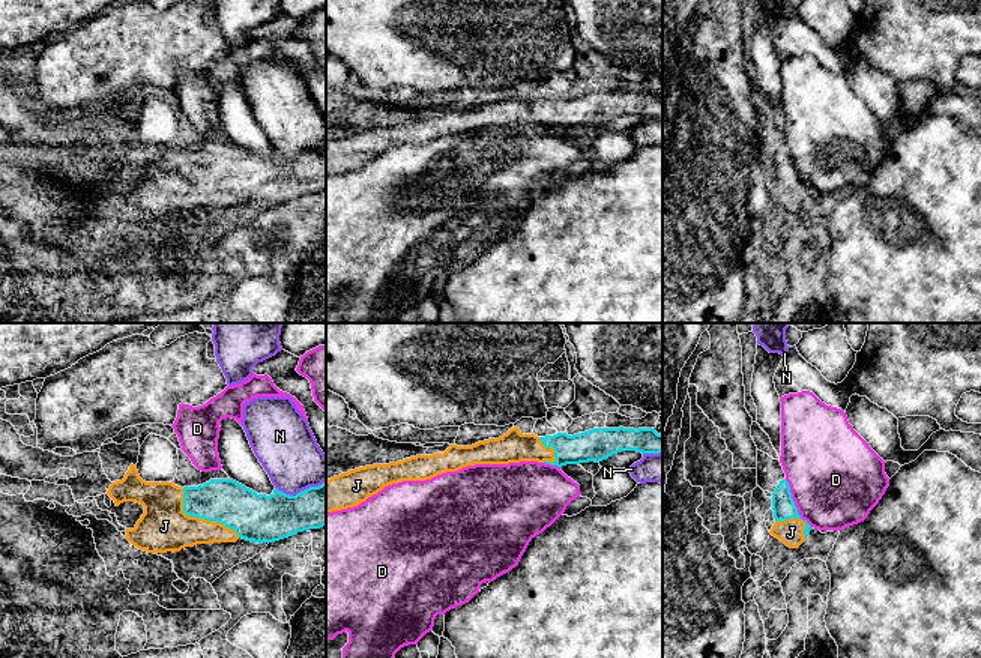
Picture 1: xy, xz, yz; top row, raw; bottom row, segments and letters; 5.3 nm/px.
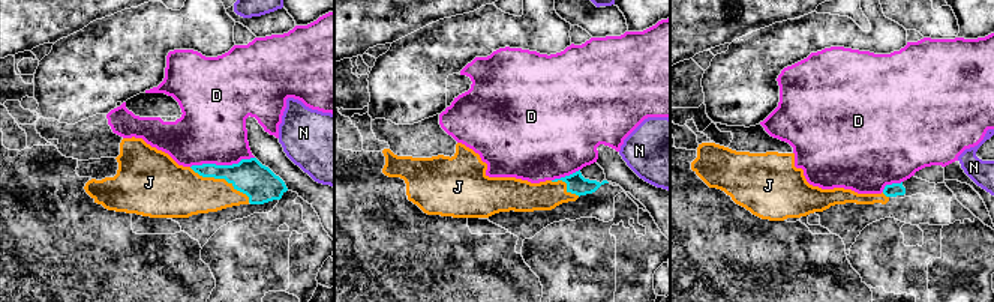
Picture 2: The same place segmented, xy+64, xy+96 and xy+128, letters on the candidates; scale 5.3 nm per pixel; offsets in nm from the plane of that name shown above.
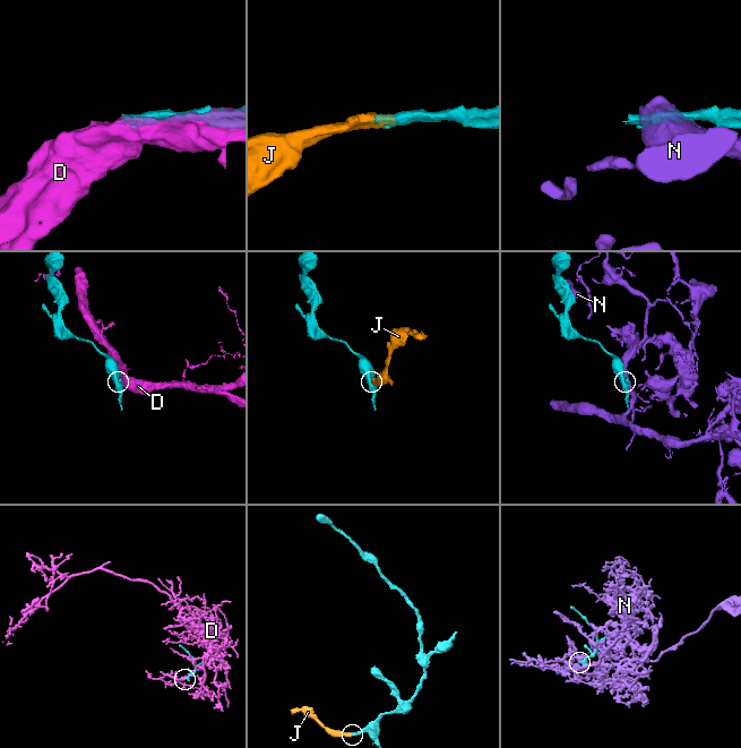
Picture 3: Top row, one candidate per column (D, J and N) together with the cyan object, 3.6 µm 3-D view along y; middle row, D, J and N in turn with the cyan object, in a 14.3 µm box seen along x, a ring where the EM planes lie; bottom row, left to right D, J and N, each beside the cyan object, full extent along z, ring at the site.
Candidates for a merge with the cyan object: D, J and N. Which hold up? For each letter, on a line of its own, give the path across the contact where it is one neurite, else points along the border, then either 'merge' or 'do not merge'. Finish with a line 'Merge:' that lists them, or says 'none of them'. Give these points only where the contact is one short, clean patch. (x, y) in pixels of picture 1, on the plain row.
D: do not merge
J: way xy (224, 164), (212, 176), (200, 181), (175, 181), (164, 190); merge
N: border xy (325, 143), (295, 158), (286, 158), (275, 152); do not merge
Merge: J

